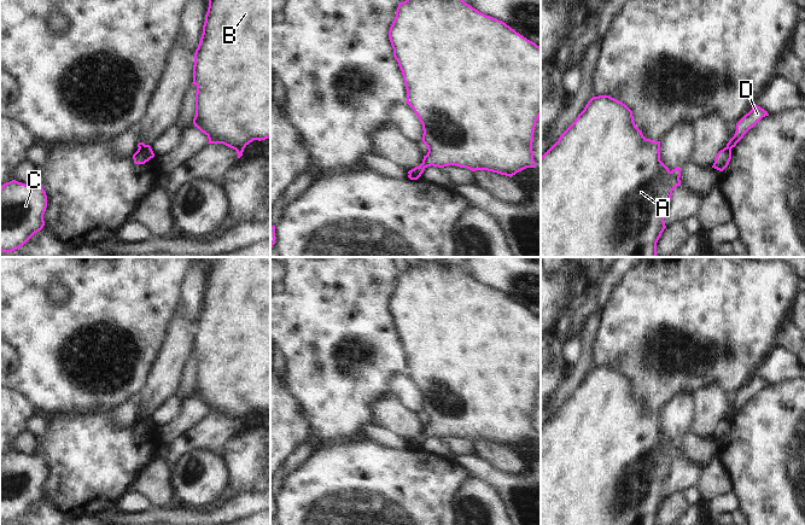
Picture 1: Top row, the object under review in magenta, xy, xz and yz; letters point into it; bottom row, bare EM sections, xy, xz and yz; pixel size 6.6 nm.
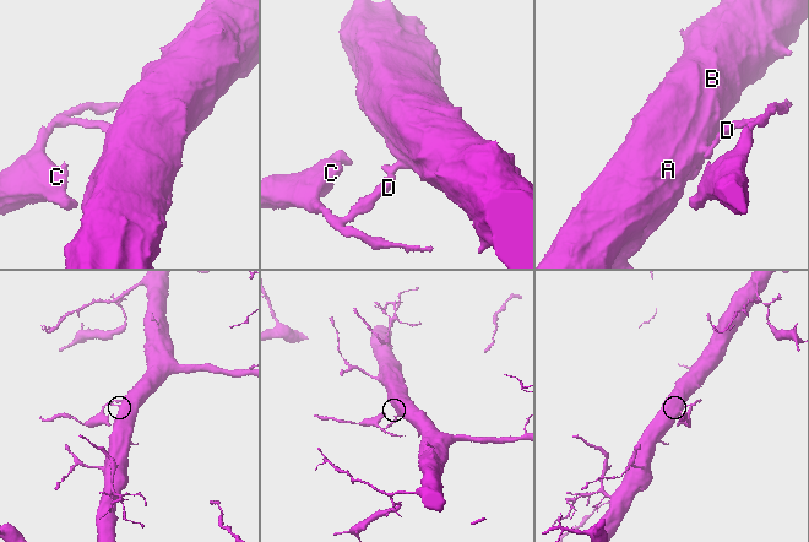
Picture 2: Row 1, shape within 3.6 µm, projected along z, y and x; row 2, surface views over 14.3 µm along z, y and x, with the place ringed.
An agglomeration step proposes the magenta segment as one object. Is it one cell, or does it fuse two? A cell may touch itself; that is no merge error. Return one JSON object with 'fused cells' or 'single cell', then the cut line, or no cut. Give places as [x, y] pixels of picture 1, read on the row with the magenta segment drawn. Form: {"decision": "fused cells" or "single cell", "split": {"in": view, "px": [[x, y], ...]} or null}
{"decision": "fused cells", "split": {"in": "yz", "px": [[727, 146], [730, 150]]}}

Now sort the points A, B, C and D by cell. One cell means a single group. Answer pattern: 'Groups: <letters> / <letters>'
Groups: A B / C D

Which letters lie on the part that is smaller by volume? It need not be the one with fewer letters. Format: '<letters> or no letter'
C, D

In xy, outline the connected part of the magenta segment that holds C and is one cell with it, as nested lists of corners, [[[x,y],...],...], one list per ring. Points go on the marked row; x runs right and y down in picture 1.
[[[12,180],[0,188],[0,251],[12,252],[23,246],[43,226],[43,214],[47,208],[47,196],[42,185],[25,183]]]

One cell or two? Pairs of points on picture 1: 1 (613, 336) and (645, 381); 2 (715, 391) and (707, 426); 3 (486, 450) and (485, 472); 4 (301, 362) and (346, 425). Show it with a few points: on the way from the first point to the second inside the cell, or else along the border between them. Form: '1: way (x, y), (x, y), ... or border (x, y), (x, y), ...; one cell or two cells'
1: way (624, 346), (642, 365), (645, 371); one cell
2: way (712, 400), (707, 418); one cell
3: border (473, 454), (511, 474); two cells
4: way (316, 378), (336, 397), (337, 409); one cell

